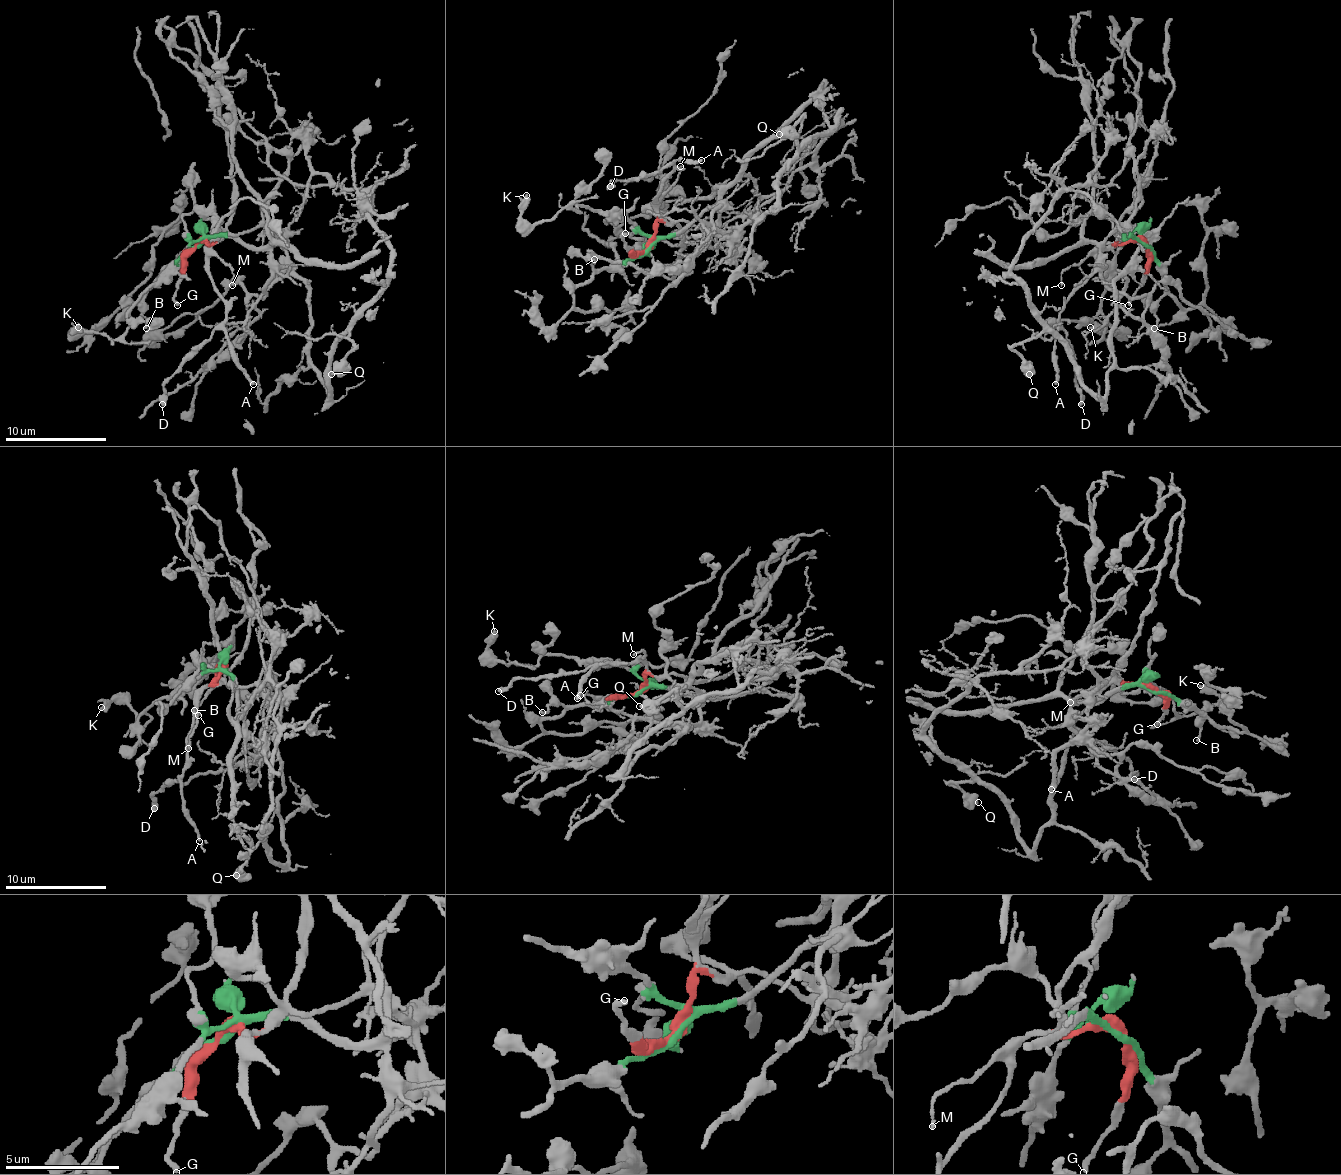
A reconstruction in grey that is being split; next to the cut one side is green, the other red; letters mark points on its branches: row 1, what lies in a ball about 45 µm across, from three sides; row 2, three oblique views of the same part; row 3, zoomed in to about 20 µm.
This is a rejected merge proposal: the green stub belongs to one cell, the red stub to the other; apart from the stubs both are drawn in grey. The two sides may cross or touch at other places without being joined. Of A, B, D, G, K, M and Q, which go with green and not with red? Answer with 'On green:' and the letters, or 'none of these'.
On green: B, K, Q

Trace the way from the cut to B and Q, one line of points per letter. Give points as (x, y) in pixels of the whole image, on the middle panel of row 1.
B: (646, 248), (633, 258), (595, 268), (590, 261), (595, 258)
Q: (646, 248), (692, 225), (733, 243), (755, 217), (773, 212), (778, 172), (796, 154), (801, 121), (778, 133)

